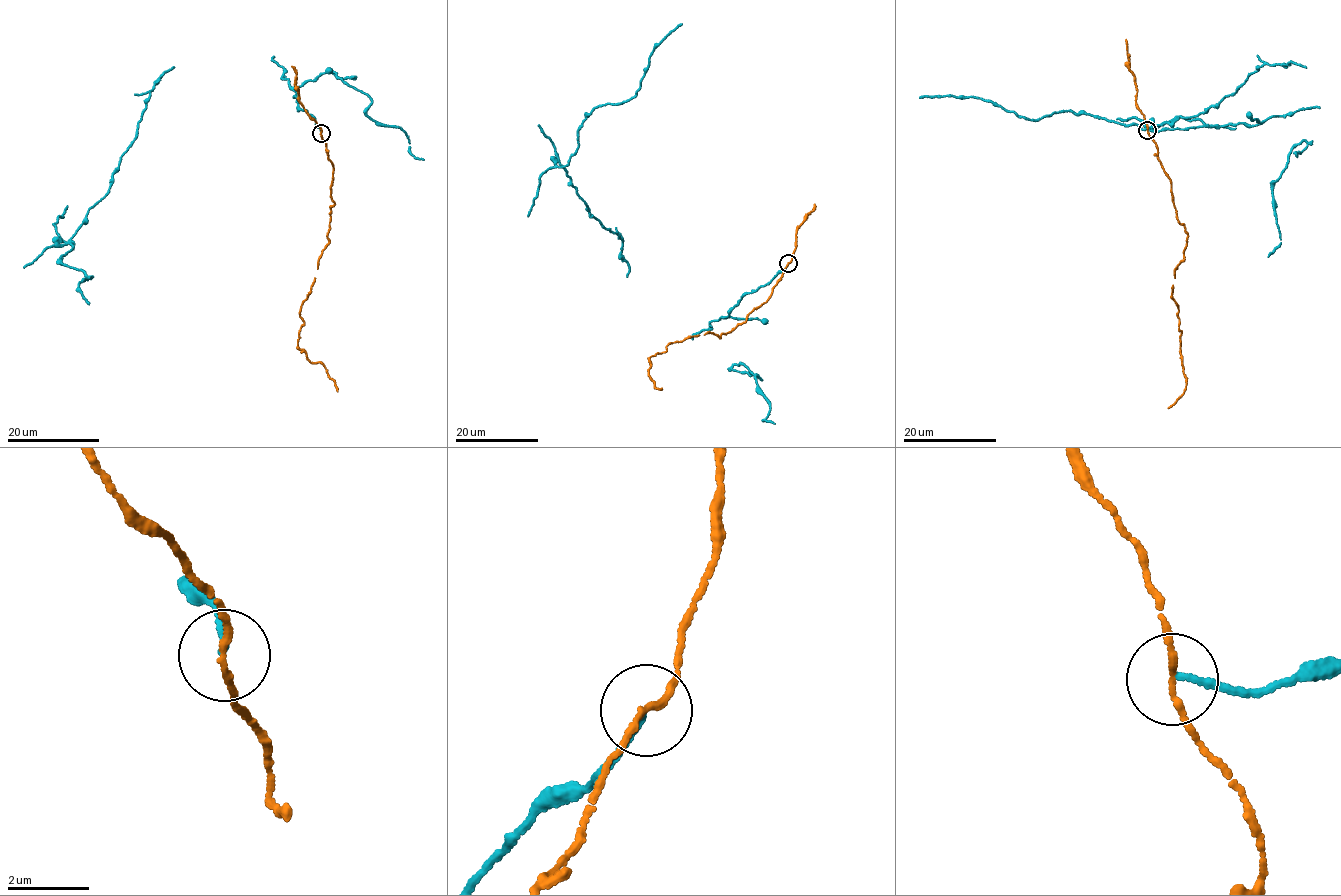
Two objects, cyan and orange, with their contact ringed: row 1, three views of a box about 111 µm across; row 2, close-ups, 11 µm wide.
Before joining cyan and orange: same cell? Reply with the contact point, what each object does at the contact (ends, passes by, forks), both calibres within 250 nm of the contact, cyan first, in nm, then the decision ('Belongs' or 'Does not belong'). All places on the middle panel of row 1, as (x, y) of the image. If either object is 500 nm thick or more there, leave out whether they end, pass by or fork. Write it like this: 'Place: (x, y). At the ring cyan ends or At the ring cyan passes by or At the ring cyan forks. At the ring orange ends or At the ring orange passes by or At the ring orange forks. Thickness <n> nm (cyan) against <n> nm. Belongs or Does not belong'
Place: (788, 263). At the ring cyan ends. At the ring orange passes by. Thickness 140 nm (cyan) against 140 nm. Does not belong

